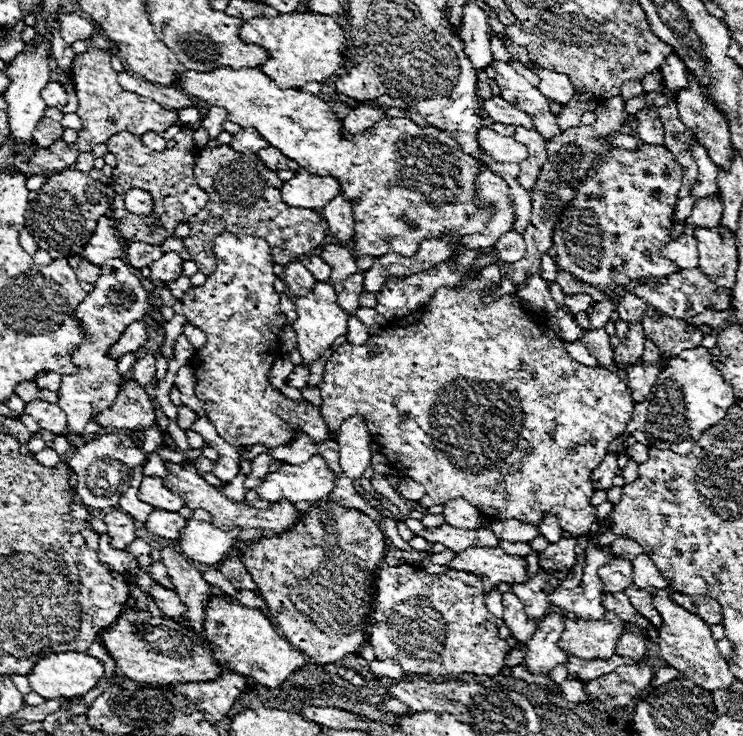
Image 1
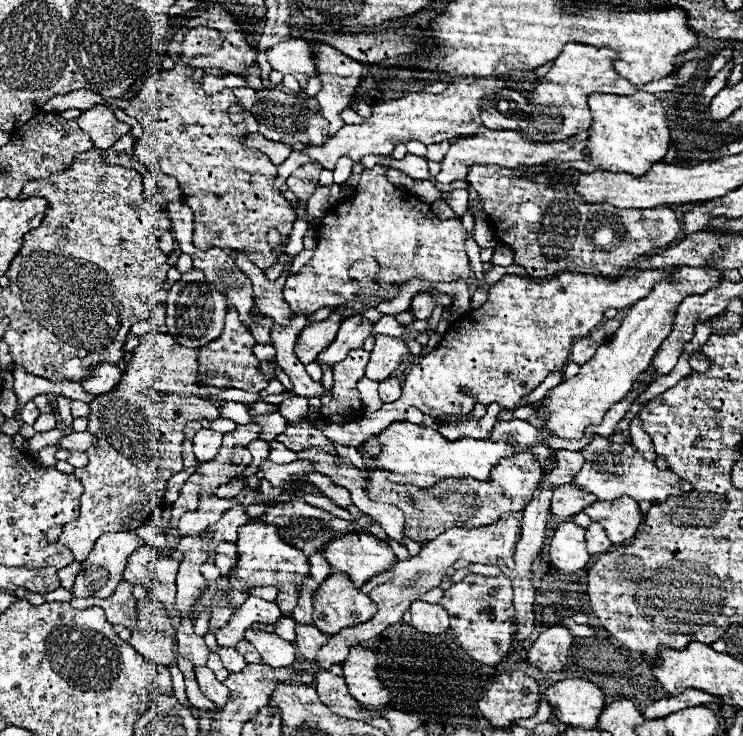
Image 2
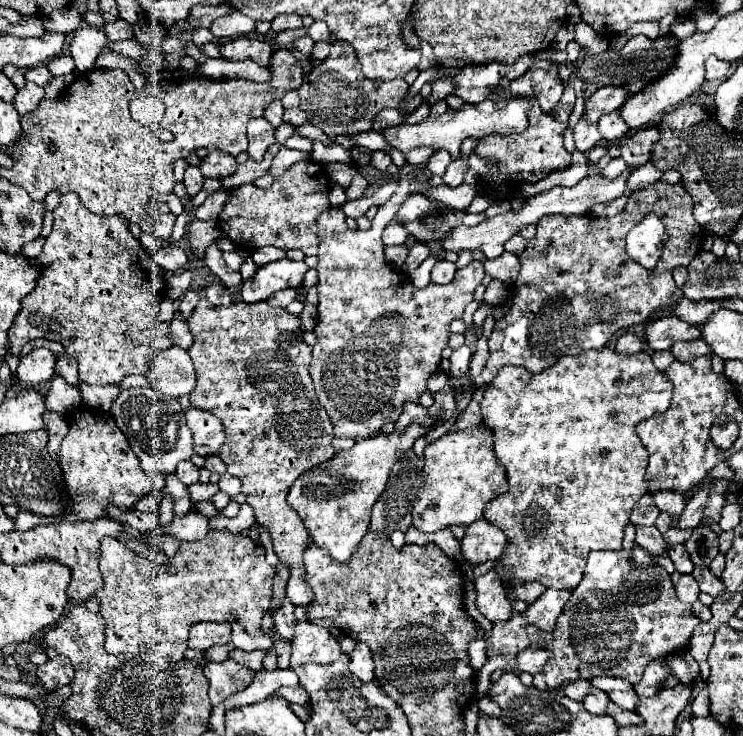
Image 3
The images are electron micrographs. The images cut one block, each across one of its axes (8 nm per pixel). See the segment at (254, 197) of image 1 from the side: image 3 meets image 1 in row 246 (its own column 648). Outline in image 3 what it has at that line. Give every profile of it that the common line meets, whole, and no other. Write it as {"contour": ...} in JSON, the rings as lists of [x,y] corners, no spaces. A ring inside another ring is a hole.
{"contour":[[[656,182],[654,186],[646,186],[644,190],[632,192],[632,194],[628,196],[626,208],[624,208],[618,216],[614,216],[614,218],[596,218],[596,216],[544,216],[544,218],[540,220],[540,224],[538,224],[536,236],[528,240],[526,250],[518,256],[518,258],[520,258],[520,264],[522,264],[522,270],[520,270],[520,276],[518,276],[518,280],[516,280],[516,298],[514,298],[514,304],[510,306],[508,314],[506,314],[500,322],[496,322],[496,328],[492,330],[492,334],[490,334],[490,338],[488,338],[490,358],[488,358],[488,362],[486,362],[486,366],[484,366],[484,370],[482,370],[482,374],[474,380],[474,386],[476,386],[476,388],[488,386],[490,380],[498,374],[498,370],[500,370],[502,366],[508,366],[508,364],[512,364],[512,366],[522,366],[522,368],[526,368],[528,372],[538,374],[538,372],[546,370],[548,366],[556,364],[558,358],[562,358],[562,356],[578,356],[578,354],[582,354],[582,352],[588,350],[588,348],[598,348],[598,350],[600,350],[600,348],[606,346],[606,342],[608,342],[618,330],[628,328],[628,326],[634,326],[634,324],[644,324],[644,322],[646,322],[650,316],[654,316],[658,310],[664,310],[664,308],[672,302],[672,294],[674,294],[674,290],[676,290],[676,282],[674,282],[674,278],[672,278],[672,270],[674,270],[676,266],[686,266],[686,264],[690,264],[690,260],[700,252],[700,234],[702,234],[702,228],[700,228],[700,224],[698,224],[698,222],[694,220],[694,216],[692,216],[692,206],[694,206],[694,204],[692,204],[692,198],[690,198],[690,194],[686,192],[684,184],[672,186],[672,184],[668,184],[668,182]],[[652,210],[654,210],[654,212],[660,216],[660,220],[664,222],[666,234],[664,234],[664,252],[662,252],[662,258],[660,258],[658,266],[656,266],[654,270],[646,270],[646,268],[642,268],[640,264],[636,264],[636,262],[626,254],[626,250],[624,250],[624,238],[626,238],[626,234],[632,230],[632,226],[636,226],[636,224],[638,224],[648,212],[652,212]]]}

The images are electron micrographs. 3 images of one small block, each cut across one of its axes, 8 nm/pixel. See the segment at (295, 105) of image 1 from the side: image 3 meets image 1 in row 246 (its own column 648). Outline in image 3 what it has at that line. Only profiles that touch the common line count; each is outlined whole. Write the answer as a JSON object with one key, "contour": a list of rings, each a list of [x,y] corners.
{"contour":[[[612,348],[602,350],[586,350],[580,356],[566,356],[560,358],[554,366],[546,368],[542,374],[530,374],[526,368],[518,366],[506,366],[498,372],[498,376],[486,386],[484,398],[480,402],[484,426],[494,432],[494,452],[498,462],[504,466],[508,476],[508,492],[502,496],[492,498],[484,508],[484,518],[498,526],[508,536],[508,550],[498,558],[496,572],[502,582],[506,584],[524,584],[524,582],[540,582],[546,588],[566,588],[574,590],[584,574],[584,566],[588,560],[588,554],[594,550],[620,550],[624,540],[624,528],[630,520],[632,506],[646,494],[646,460],[648,452],[642,446],[640,438],[636,436],[636,424],[640,420],[652,418],[654,414],[664,412],[670,406],[672,400],[672,384],[666,378],[666,374],[658,372],[652,364],[652,358],[648,352],[638,352],[632,356],[620,354]]]}

